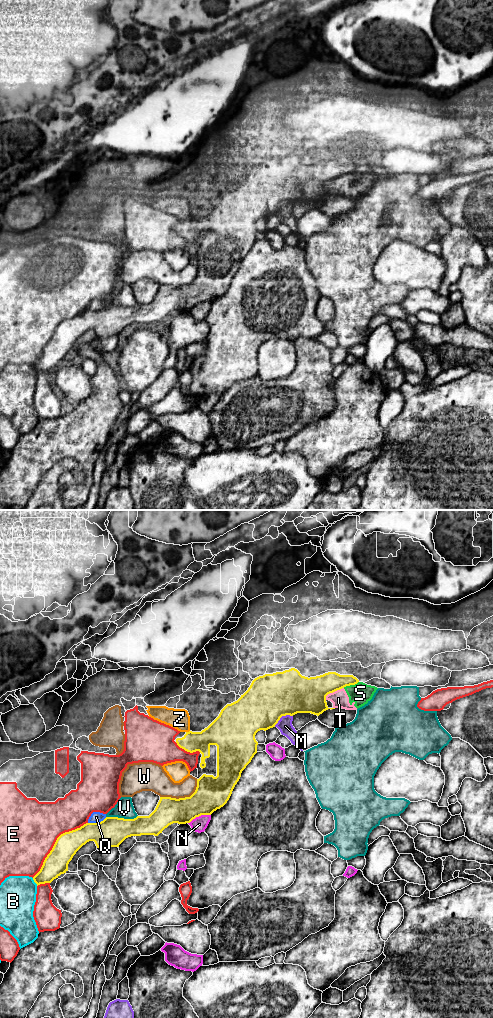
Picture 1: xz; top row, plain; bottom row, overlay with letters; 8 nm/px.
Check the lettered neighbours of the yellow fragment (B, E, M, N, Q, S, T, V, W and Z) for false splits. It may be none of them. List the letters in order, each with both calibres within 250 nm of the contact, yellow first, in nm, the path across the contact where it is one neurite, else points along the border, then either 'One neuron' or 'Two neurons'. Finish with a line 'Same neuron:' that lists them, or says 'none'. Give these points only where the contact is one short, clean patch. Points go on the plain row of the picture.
B: Thickness 190 nm (yellow) against 280 nm. Two neurons
E: Thickness 190 nm (yellow) against 460 nm. Two neurons
M: Thickness 360 nm (yellow) against 120 nm. Boundary: xz (292, 203), (283, 203), (274, 214). Two neurons
N: Thickness 260 nm (yellow) against 120 nm. Two neurons
Q: Thickness 240 nm (yellow) against 90 nm. Boundary: xz (106, 305), (98, 310), (88, 311). Two neurons
S: Thickness 180 nm (yellow) against 170 nm. Boundary: xz (358, 169), (343, 175). Two neurons
T: Thickness 280 nm (yellow) against 140 nm. Boundary: xz (343, 175), (330, 180), (325, 187). Two neurons
V: Thickness 240 nm (yellow) against 150 nm. Two neurons
W: Thickness 260 nm (yellow) against 190 nm. Two neurons
Z: Thickness 200 nm (yellow) against 160 nm. Two neurons
Same neuron: none

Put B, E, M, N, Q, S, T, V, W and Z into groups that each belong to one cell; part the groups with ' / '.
B / E / M / N / Q / S T / V / W / Z

